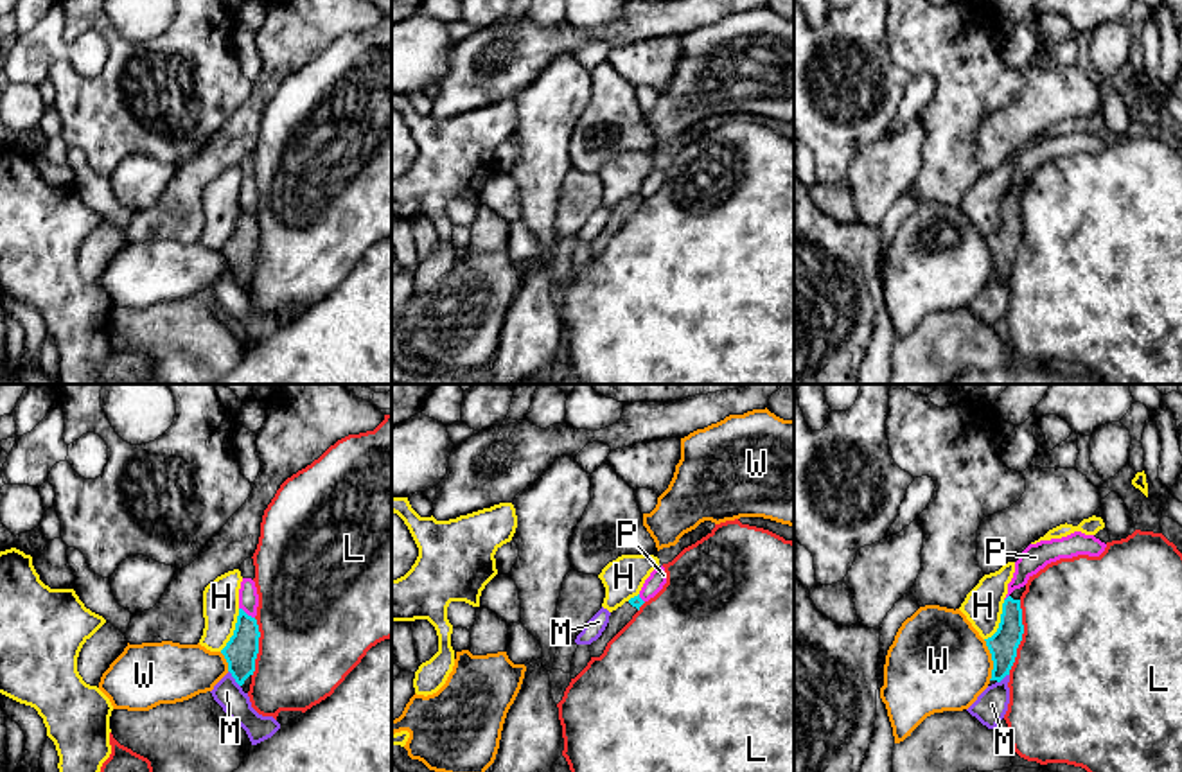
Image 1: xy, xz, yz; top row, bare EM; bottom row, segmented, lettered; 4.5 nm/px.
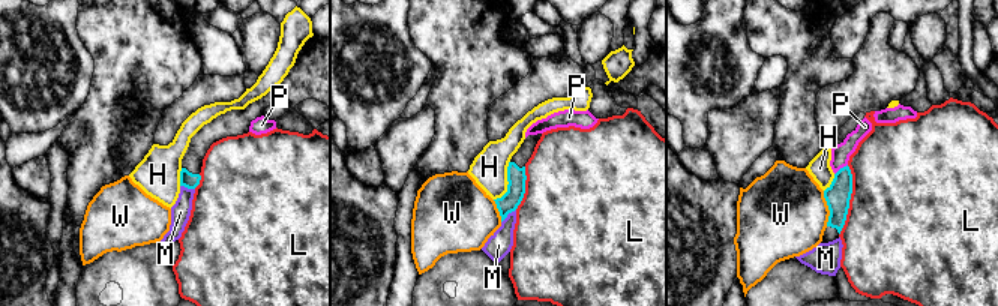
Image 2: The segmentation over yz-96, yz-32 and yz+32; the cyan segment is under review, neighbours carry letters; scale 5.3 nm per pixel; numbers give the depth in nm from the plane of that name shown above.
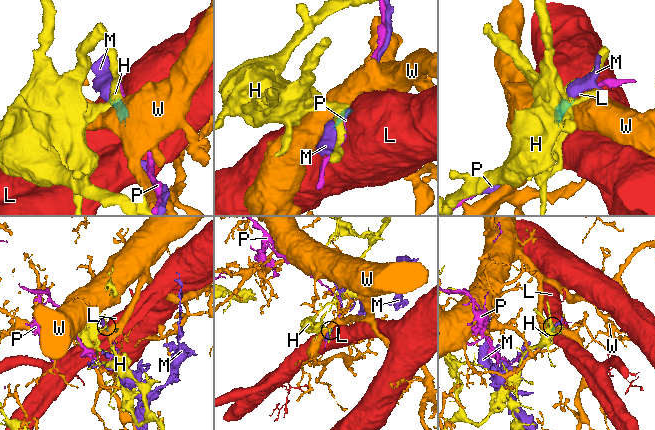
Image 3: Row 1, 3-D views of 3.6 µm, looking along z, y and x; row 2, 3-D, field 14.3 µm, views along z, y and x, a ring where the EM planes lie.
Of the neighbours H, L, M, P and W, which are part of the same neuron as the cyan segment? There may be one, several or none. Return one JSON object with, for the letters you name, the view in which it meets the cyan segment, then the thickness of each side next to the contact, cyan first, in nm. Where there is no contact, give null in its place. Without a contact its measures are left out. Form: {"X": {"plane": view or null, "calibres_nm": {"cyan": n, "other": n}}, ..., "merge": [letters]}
{"merge": []}

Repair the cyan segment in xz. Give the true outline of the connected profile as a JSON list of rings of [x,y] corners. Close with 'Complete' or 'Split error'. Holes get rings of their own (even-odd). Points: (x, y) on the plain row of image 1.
[[[638,192],[611,210],[605,228],[589,242],[591,255],[600,255],[604,251],[607,241],[632,217],[643,201],[645,199]]]. Split error

